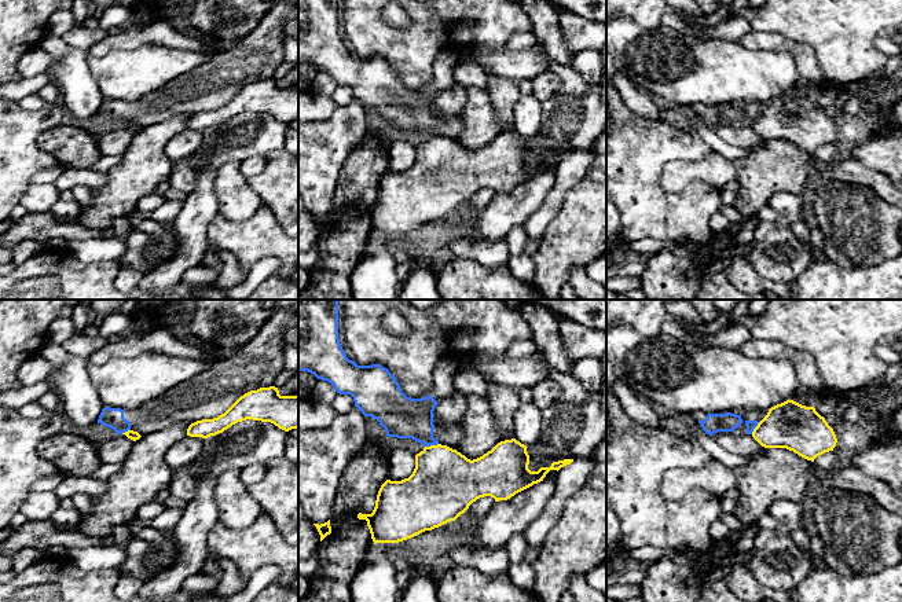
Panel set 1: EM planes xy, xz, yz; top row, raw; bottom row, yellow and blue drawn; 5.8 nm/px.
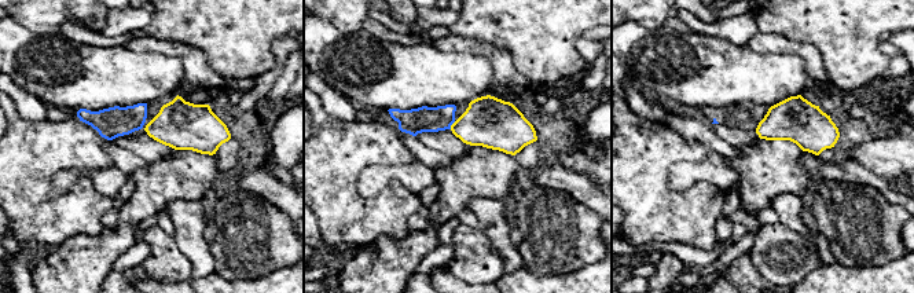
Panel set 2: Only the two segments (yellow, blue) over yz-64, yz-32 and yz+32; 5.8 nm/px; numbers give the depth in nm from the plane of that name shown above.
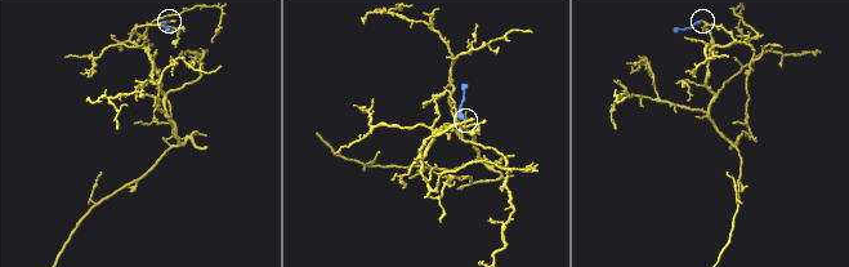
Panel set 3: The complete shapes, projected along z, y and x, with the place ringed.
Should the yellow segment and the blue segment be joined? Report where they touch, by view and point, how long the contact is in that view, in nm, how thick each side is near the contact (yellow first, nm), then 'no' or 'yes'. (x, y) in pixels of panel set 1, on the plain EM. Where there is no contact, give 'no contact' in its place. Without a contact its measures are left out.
yz (755, 120) | 90 nm | 280/60 nm | no

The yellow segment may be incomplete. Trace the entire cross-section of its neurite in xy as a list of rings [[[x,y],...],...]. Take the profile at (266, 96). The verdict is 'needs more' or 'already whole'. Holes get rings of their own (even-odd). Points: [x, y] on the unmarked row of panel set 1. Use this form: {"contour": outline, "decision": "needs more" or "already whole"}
{"contour": [[[275,78],[250,82],[217,110],[191,115],[187,128],[208,131],[246,111],[271,114],[285,124],[297,121],[298,88],[280,88]]], "decision": "already whole"}

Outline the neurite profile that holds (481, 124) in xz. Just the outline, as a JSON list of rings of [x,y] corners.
[[[466,89],[466,102],[459,113],[463,132],[458,144],[473,153],[491,143],[502,131],[502,118],[494,109],[487,89]]]

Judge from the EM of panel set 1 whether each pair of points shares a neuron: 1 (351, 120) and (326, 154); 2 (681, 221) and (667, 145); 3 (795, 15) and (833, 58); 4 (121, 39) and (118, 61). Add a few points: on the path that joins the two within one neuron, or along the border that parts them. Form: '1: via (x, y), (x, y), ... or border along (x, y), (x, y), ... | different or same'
1: via (345, 128), (327, 146) | same
2: via (662, 202), (652, 193), (652, 164) | same
3: via (806, 26), (827, 47) | same
4: border along (151, 43), (99, 57), (88, 54) | different

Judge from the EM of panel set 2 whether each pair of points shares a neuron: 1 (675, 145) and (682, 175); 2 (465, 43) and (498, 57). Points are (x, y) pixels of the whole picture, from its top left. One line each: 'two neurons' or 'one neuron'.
1: two neurons
2: one neuron

